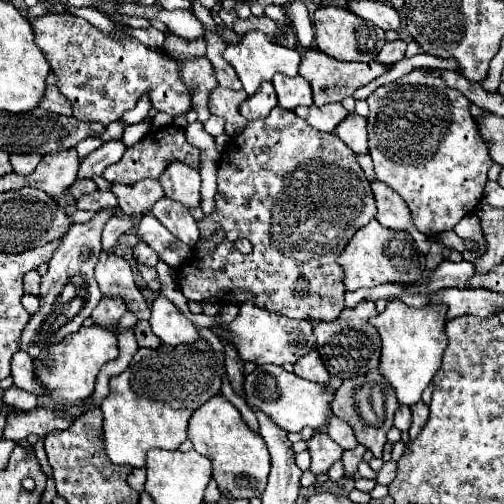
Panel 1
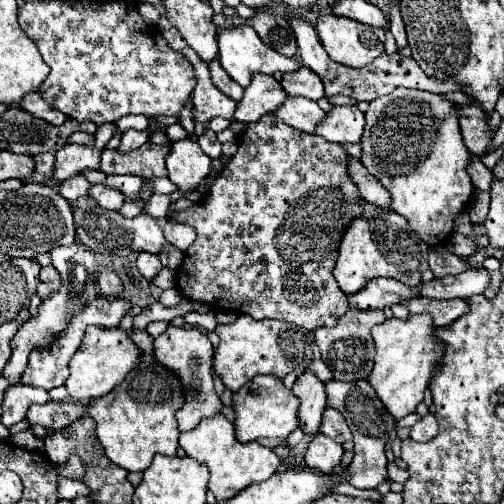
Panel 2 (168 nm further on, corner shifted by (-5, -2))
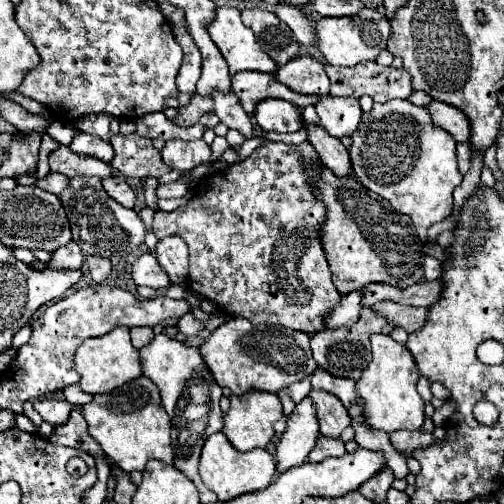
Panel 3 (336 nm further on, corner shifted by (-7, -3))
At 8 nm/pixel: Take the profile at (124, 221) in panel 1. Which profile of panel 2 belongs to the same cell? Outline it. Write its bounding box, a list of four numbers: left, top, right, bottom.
[144,194,170,218]

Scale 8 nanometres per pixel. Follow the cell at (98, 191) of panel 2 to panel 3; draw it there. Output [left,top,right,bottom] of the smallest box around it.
[102,175,134,207]

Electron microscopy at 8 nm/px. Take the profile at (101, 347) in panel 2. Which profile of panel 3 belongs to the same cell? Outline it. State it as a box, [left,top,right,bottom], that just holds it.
[74,327,142,395]

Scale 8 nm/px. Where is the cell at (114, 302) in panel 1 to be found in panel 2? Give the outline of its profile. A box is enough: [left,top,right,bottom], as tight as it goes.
[98,270,124,298]

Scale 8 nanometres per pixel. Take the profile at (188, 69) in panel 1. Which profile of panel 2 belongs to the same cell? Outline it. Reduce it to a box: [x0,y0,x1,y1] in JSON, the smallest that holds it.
[198,126,222,158]

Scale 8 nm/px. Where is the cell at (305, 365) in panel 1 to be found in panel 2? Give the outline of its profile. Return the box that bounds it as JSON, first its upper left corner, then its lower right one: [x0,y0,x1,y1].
[294,374,326,434]

